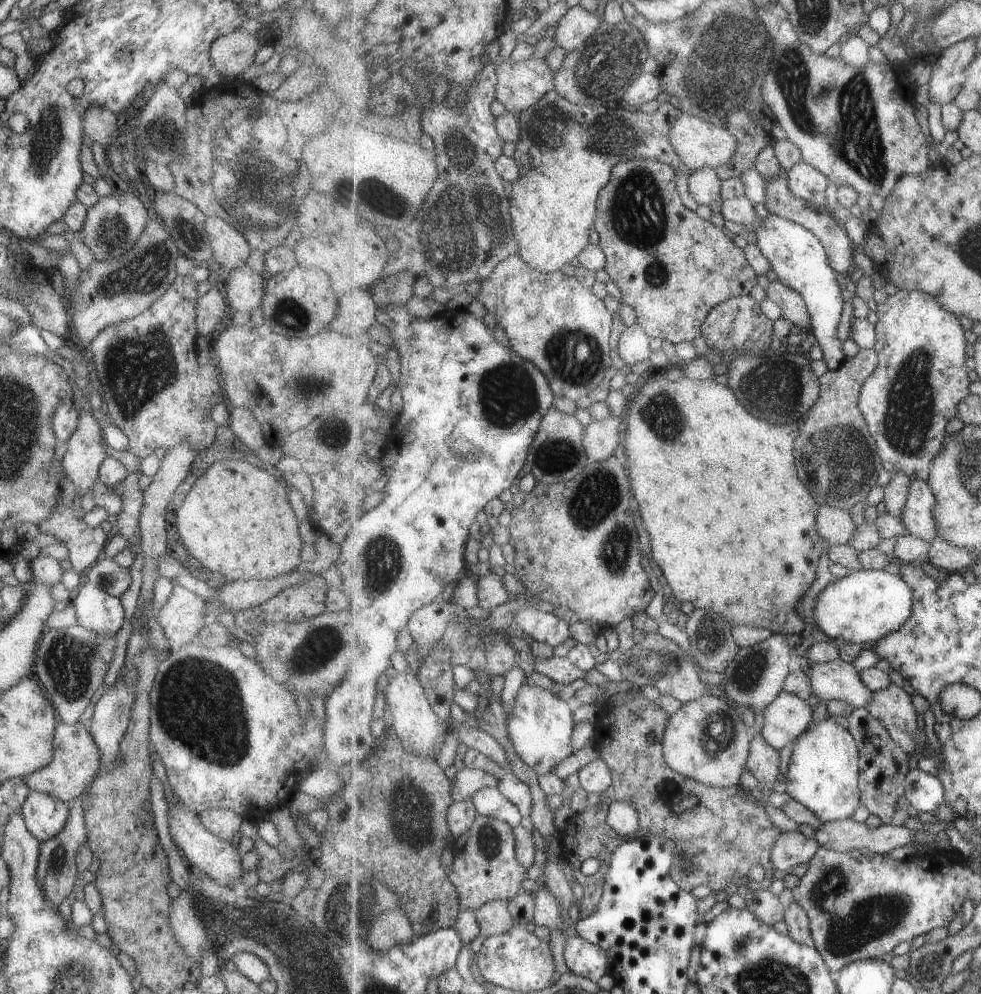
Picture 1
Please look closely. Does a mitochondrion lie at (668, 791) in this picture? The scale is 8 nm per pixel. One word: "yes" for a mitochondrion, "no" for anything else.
yes

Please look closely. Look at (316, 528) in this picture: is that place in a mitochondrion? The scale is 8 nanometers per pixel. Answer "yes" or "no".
no

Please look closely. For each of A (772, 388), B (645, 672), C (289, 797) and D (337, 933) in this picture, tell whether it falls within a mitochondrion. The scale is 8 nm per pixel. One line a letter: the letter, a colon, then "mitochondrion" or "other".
A: mitochondrion
B: mitochondrion
C: other
D: mitochondrion

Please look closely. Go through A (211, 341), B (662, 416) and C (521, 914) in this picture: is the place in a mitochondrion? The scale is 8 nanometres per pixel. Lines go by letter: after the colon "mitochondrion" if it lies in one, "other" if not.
A: other
B: mitochondrion
C: other

